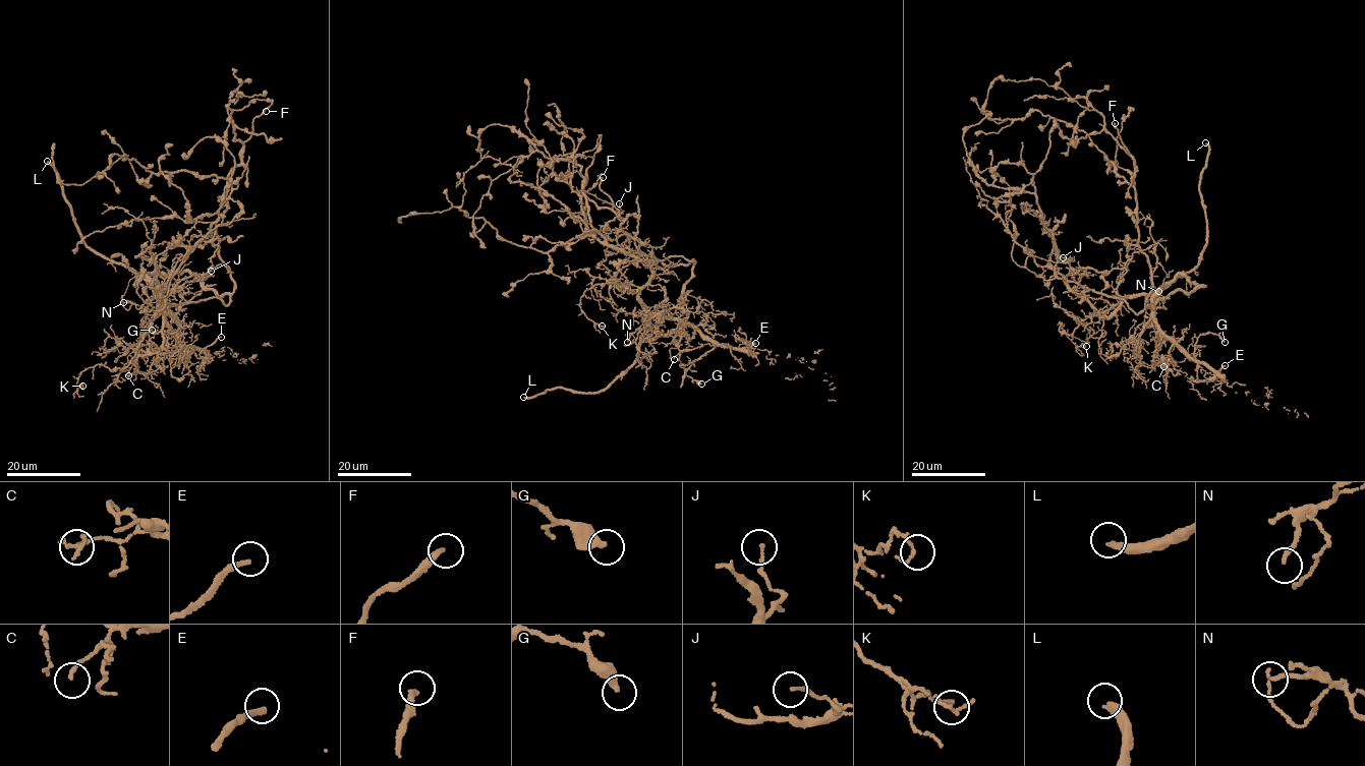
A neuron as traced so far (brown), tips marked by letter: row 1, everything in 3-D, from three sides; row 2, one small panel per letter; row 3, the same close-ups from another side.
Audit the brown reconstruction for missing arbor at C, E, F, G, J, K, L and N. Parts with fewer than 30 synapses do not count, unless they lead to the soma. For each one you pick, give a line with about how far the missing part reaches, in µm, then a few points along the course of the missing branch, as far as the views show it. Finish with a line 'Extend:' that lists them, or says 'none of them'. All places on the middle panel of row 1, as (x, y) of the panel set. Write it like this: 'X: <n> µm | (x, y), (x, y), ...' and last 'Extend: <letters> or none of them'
E: 25 µm | (755, 343), (762, 343), (771, 351), (790, 348), (796, 343), (798, 334), (797, 328), (793, 328)
F: 40 µm | (603, 177), (607, 139), (605, 130), (596, 125), (586, 125), (556, 143), (544, 145)
L: 80 µm | (523, 397), (434, 409), (367, 400), (342, 377), (341, 370)
N: 9 µm | (627, 342), (627, 347), (611, 356), (612, 360)
Extend: E, F, L, N

